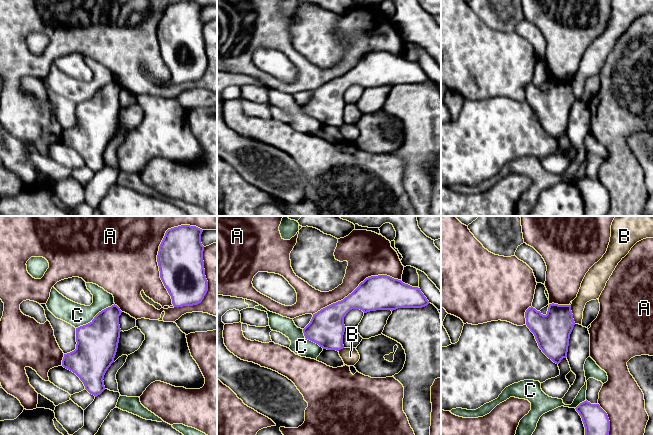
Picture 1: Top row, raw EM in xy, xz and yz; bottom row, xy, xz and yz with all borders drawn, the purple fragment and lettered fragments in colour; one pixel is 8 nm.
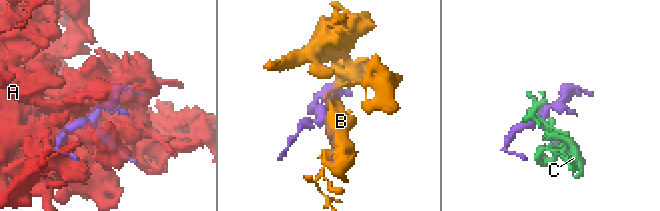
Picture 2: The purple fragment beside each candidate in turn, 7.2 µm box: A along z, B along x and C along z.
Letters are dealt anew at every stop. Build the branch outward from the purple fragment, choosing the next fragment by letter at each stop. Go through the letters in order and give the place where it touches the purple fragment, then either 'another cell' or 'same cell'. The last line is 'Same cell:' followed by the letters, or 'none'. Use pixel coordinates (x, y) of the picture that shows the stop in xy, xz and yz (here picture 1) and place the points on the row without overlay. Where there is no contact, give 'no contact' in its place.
A: contact xy (158, 29); another cell
B: contact yz (572, 90); another cell
C: contact xy (95, 92); another cell
Same cell: none

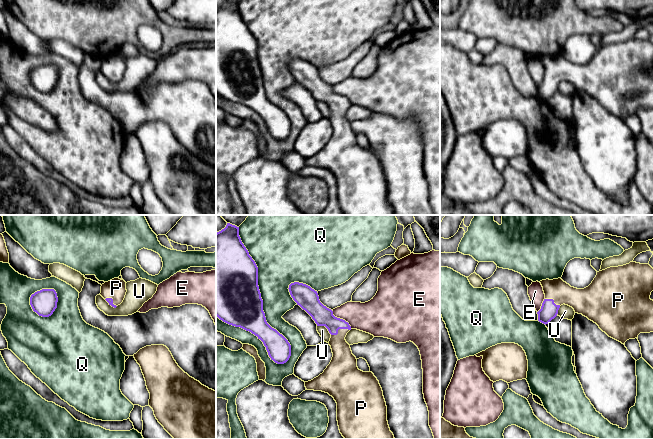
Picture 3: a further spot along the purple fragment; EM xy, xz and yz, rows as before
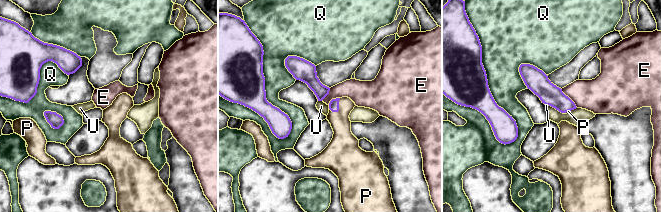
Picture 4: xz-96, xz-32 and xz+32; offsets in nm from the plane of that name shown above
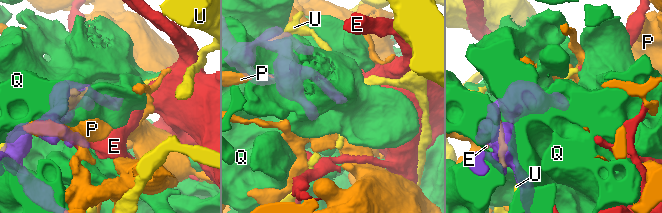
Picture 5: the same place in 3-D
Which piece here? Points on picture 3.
E: contact xz (341, 95); another cell
P: contact xz (339, 104); same cell
Q: contact xz (260, 73); another cell
U: contact xz (325, 102); another cell
Same cell: P

